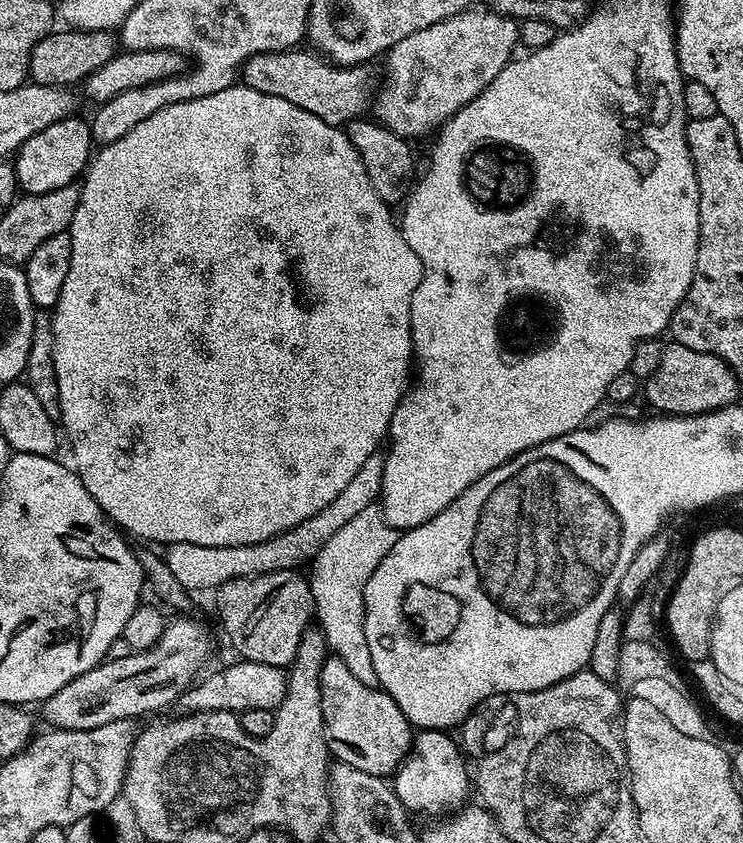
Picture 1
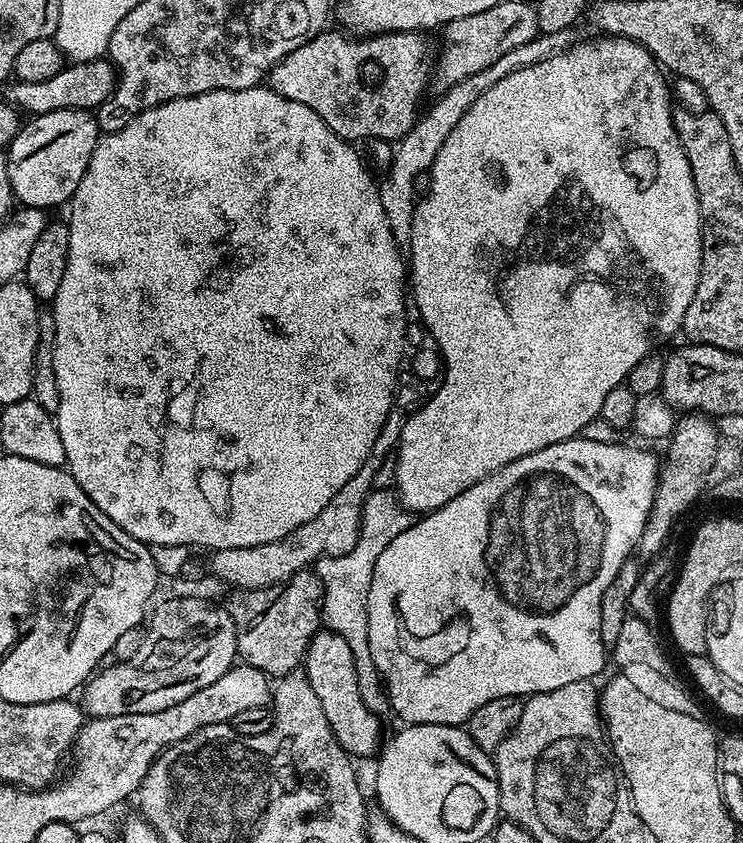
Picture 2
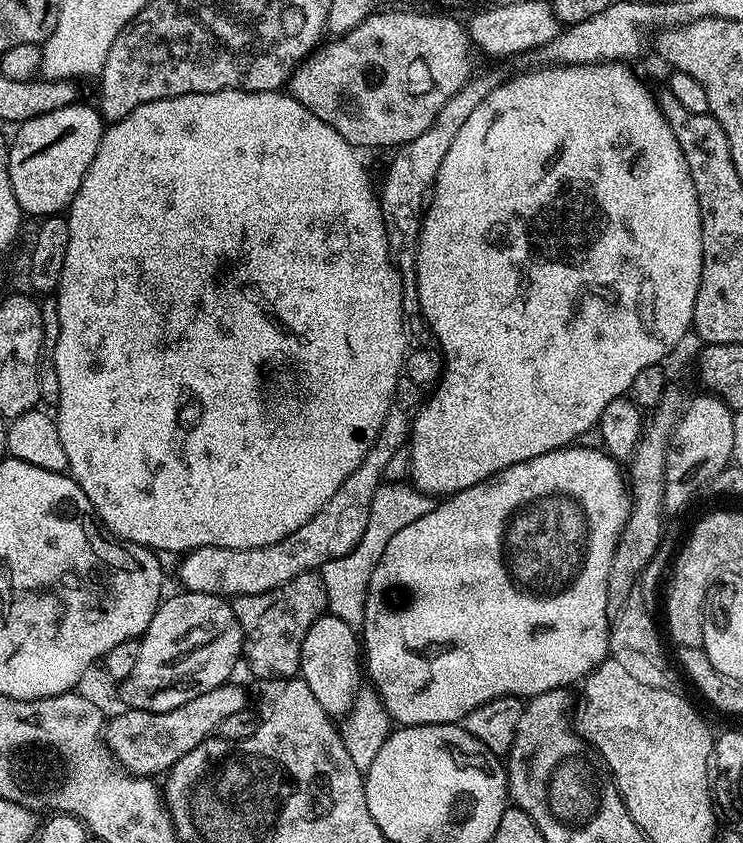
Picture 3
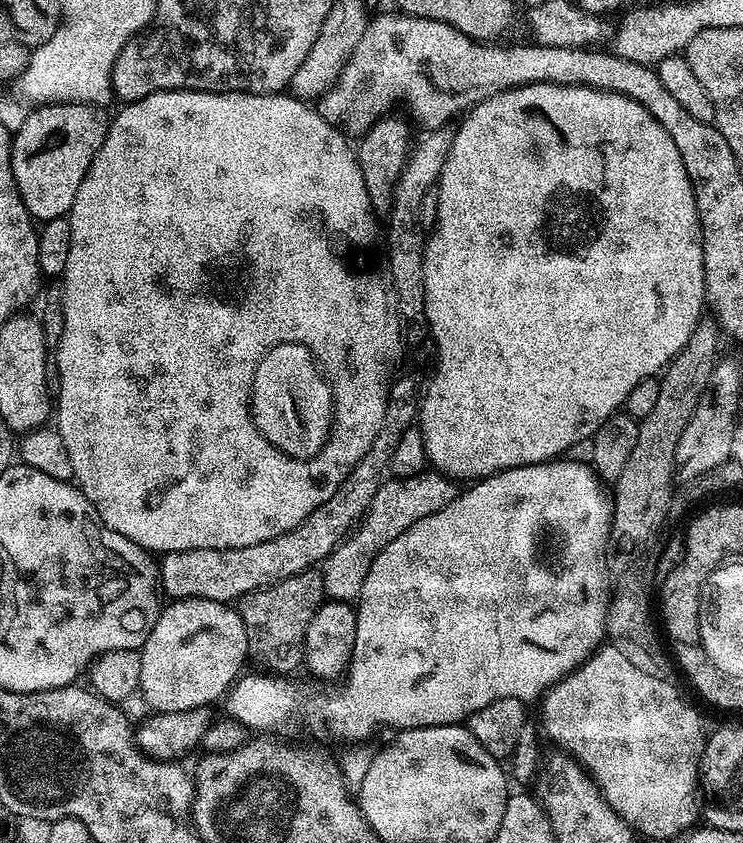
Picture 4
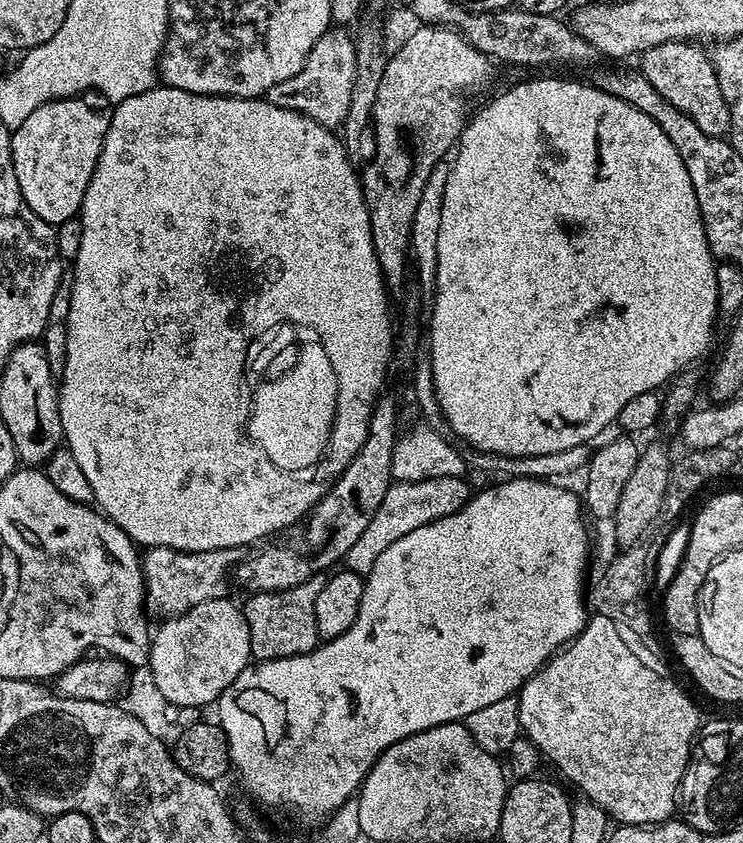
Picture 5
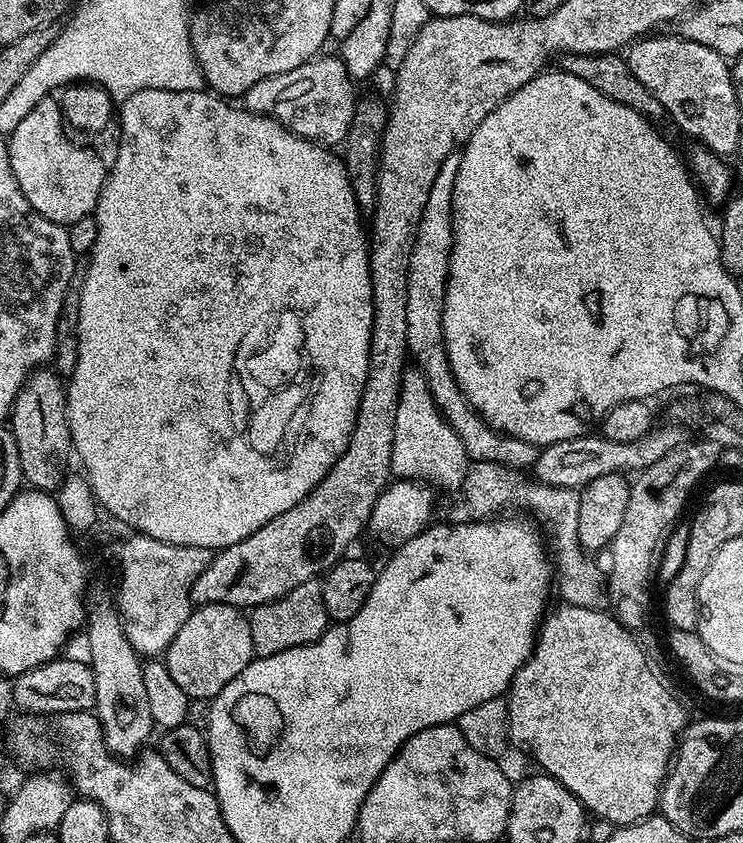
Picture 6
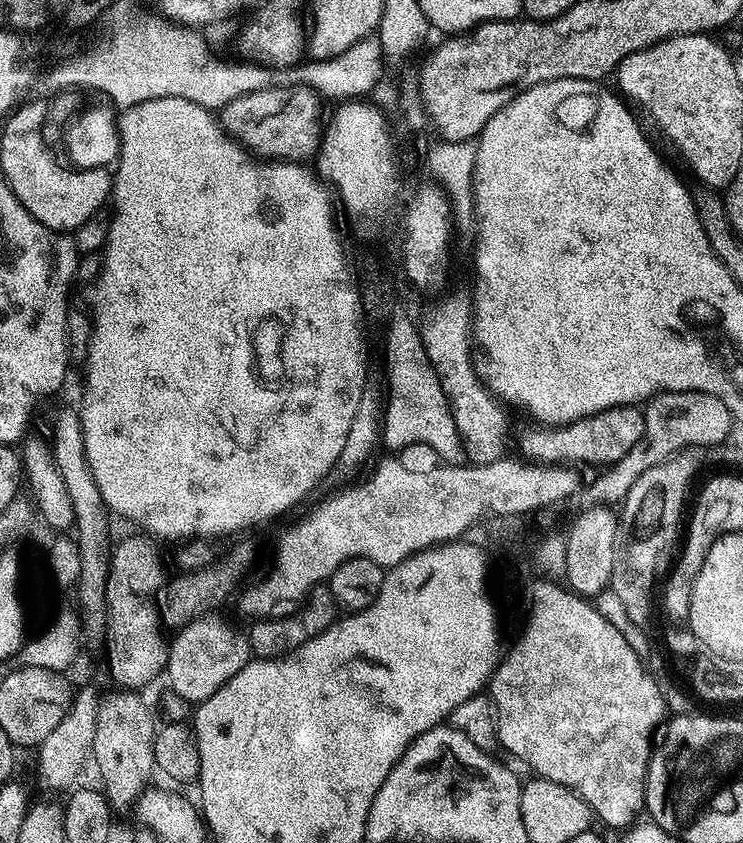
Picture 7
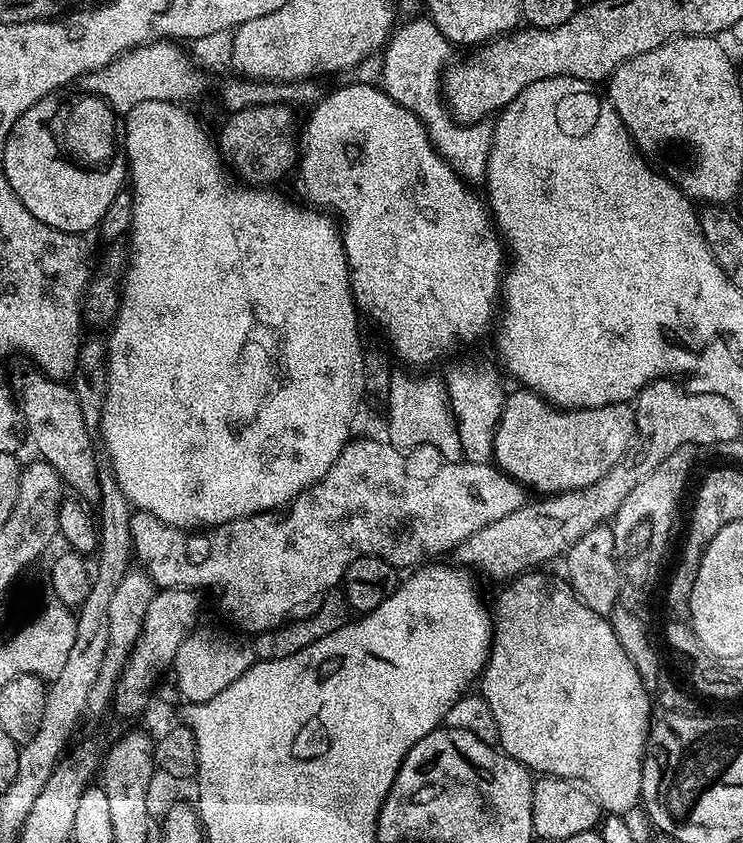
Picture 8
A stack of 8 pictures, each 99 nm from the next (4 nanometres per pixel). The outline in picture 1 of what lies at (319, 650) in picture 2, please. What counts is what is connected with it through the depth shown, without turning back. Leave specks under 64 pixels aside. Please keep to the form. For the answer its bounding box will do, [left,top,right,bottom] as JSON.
[320,655,414,777]

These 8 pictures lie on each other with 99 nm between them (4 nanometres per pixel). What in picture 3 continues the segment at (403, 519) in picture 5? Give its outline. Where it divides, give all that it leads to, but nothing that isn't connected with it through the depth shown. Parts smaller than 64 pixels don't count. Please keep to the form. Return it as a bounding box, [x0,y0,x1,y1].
[319,482,433,629]

